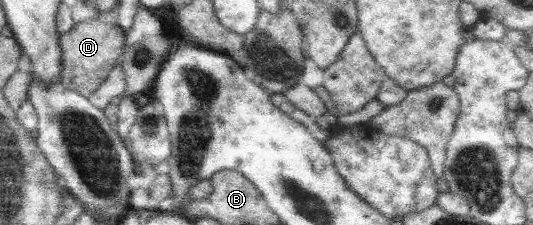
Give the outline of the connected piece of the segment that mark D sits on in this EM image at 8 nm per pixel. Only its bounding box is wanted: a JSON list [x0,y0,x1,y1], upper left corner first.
[58,19,127,99]

